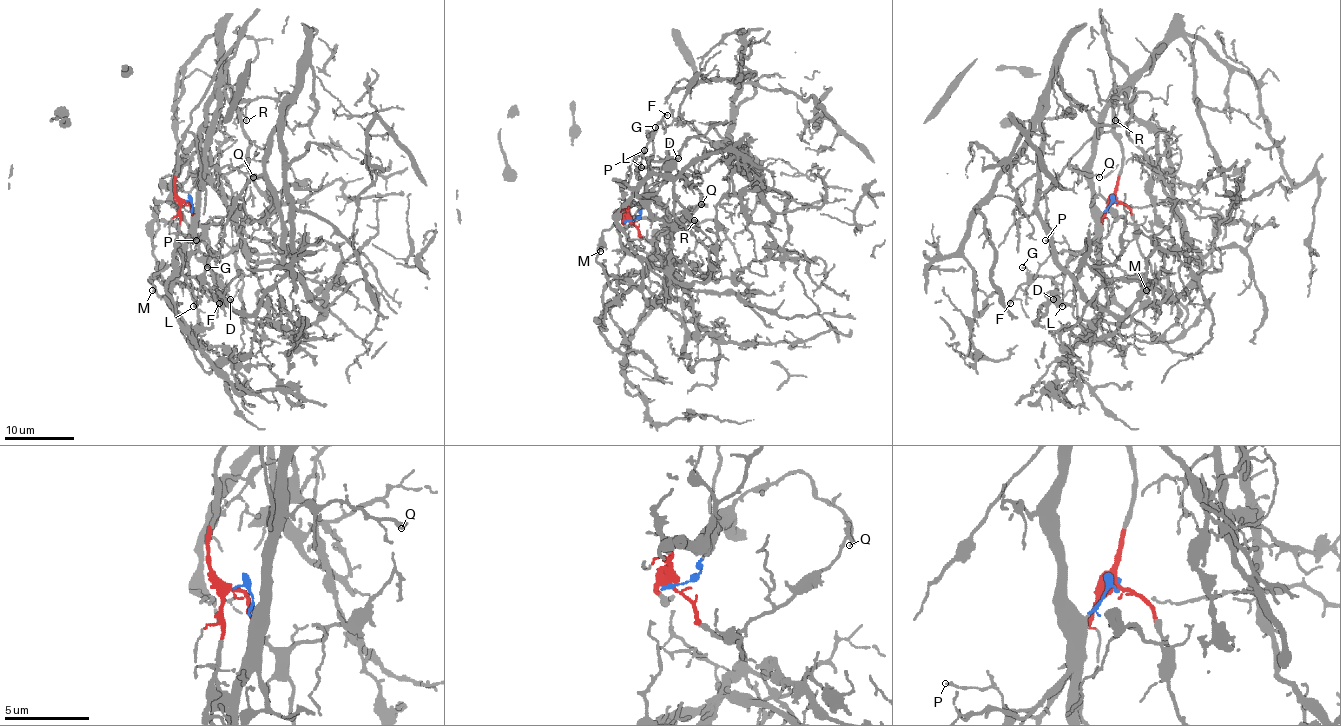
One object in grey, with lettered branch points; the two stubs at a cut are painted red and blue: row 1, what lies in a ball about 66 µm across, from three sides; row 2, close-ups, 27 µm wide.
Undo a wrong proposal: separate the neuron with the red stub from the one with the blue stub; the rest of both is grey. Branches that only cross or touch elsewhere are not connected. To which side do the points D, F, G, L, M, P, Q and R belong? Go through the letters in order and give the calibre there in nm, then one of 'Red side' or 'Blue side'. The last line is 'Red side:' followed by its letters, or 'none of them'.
D: Thickness 160 nm. Red side
F: Thickness 170 nm. Red side
G: Thickness 110 nm. Red side
L: Thickness 120 nm. Blue side
M: Thickness 190 nm. Red side
P: Thickness 150 nm. Blue side
Q: Thickness 130 nm. Blue side
R: Thickness 120 nm. Blue side
Red side: D, F, G, M

